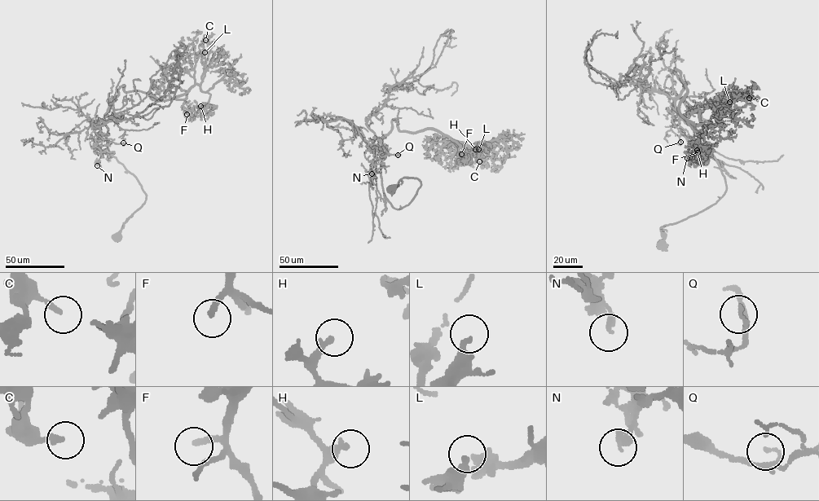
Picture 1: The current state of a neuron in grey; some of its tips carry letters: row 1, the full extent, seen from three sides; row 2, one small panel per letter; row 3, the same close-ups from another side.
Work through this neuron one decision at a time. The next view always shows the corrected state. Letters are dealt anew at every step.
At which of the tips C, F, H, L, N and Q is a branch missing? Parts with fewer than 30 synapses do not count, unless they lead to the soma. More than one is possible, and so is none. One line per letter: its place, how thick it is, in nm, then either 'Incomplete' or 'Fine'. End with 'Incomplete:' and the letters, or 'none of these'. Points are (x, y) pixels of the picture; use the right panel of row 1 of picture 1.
C: Place: (749, 98). Thickness 190 nm. Fine
F: Place: (697, 152). Thickness 200 nm. Incomplete
H: Place: (697, 150). Thickness 220 nm. Fine
L: Place: (729, 102). Thickness 240 nm. Fine
N: Place: (687, 158). Thickness 200 nm. Fine
Q: Place: (680, 142). Thickness 110 nm. Fine
Incomplete: F

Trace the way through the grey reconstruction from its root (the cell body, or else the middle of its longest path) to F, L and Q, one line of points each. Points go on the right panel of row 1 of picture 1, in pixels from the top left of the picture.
F: (662, 243), (661, 227), (726, 190), (675, 107), (676, 69), (697, 152)
L: (662, 243), (661, 227), (726, 190), (675, 107), (675, 69), (693, 125), (713, 126), (729, 102)
Q: (662, 243), (661, 227), (708, 208), (726, 190), (711, 151), (675, 103), (673, 111), (684, 129), (680, 142)

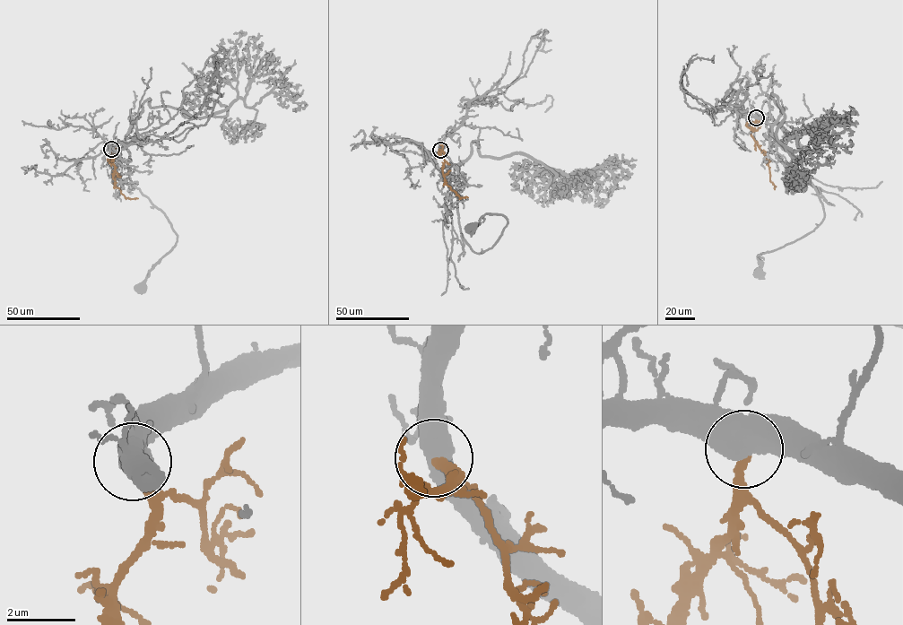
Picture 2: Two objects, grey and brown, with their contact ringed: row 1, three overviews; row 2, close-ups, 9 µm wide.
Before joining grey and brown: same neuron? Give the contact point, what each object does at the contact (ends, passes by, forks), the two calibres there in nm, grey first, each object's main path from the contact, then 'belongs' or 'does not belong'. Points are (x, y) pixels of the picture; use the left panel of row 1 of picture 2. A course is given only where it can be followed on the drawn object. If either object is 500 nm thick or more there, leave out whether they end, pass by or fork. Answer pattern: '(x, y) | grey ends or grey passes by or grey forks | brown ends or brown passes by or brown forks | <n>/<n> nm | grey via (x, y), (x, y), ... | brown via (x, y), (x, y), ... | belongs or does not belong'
(111, 149) | 700/220 nm | grey via (111, 149), (122, 143), (129, 154), (130, 181), (164, 213), (177, 236), (176, 244), (150, 271), (141, 287) | brown via (111, 149), (116, 186), (125, 198), (138, 198) | belongs

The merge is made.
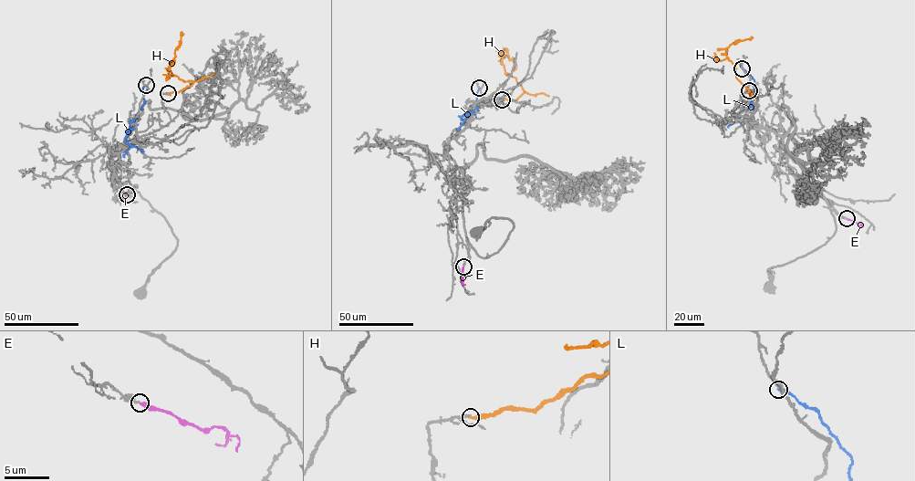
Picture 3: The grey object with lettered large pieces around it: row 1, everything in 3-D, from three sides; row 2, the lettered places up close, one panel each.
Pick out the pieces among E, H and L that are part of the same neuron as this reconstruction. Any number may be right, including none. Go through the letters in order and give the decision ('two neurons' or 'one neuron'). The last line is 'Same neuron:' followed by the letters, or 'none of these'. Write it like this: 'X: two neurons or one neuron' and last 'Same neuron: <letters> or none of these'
E: one neuron
H: two neurons
L: two neurons
Same neuron: E

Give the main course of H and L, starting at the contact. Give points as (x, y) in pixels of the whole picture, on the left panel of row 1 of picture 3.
H: (168, 93), (179, 92), (193, 81), (180, 79), (167, 68), (175, 56), (182, 32)
L: (146, 85), (141, 91), (144, 100), (141, 108), (124, 140), (133, 146), (124, 157)

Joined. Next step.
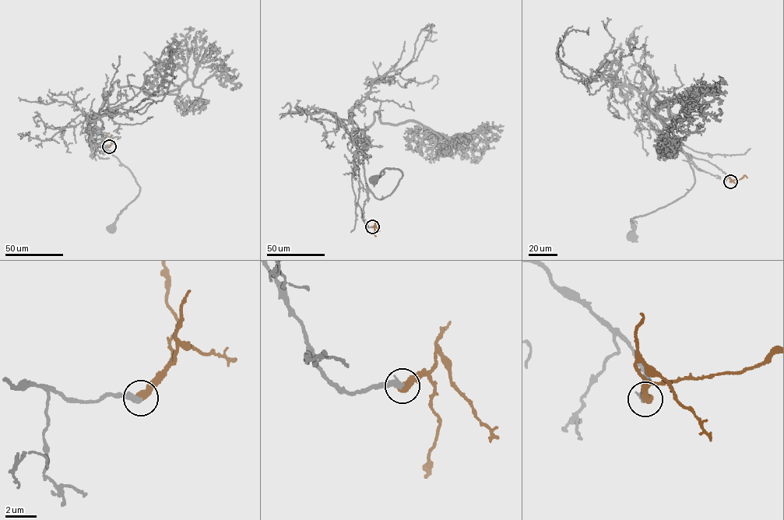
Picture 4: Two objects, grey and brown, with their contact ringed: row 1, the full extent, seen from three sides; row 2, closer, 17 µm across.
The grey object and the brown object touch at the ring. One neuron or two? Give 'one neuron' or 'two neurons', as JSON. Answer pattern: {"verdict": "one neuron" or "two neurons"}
{"verdict": "one neuron"}

